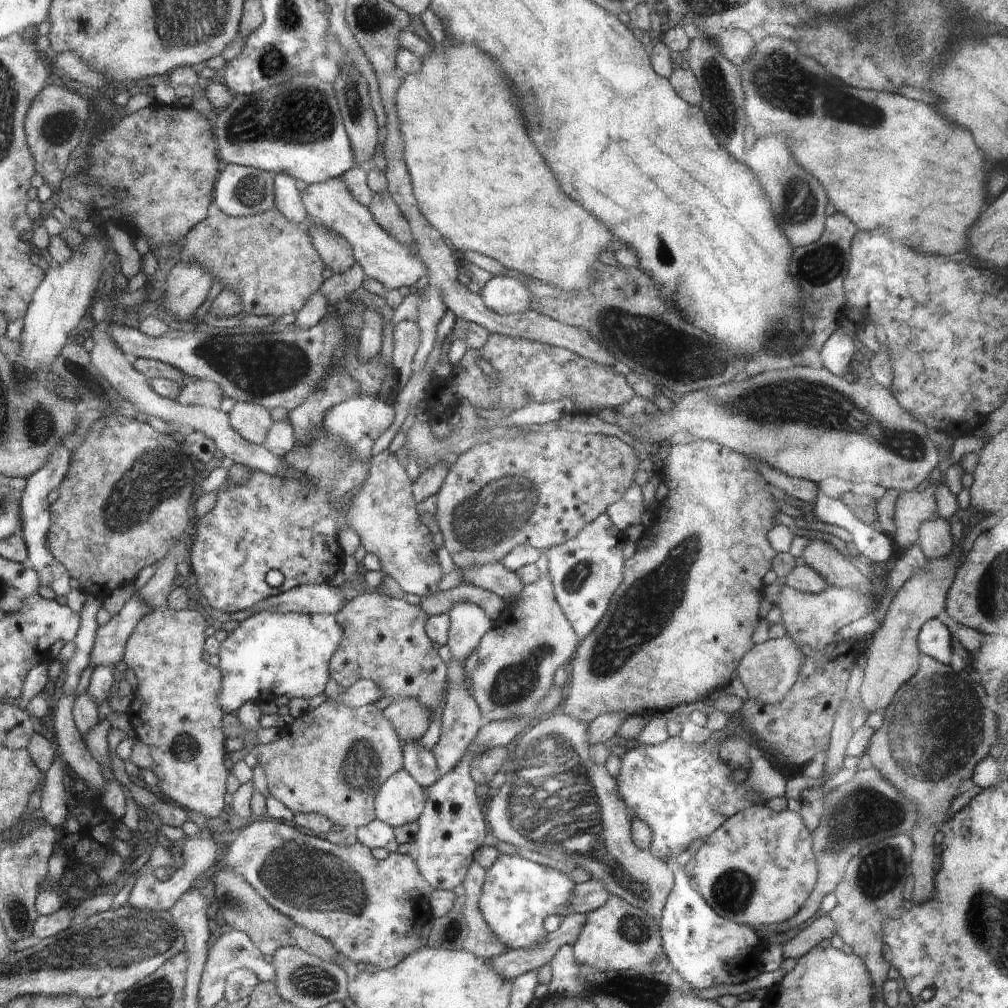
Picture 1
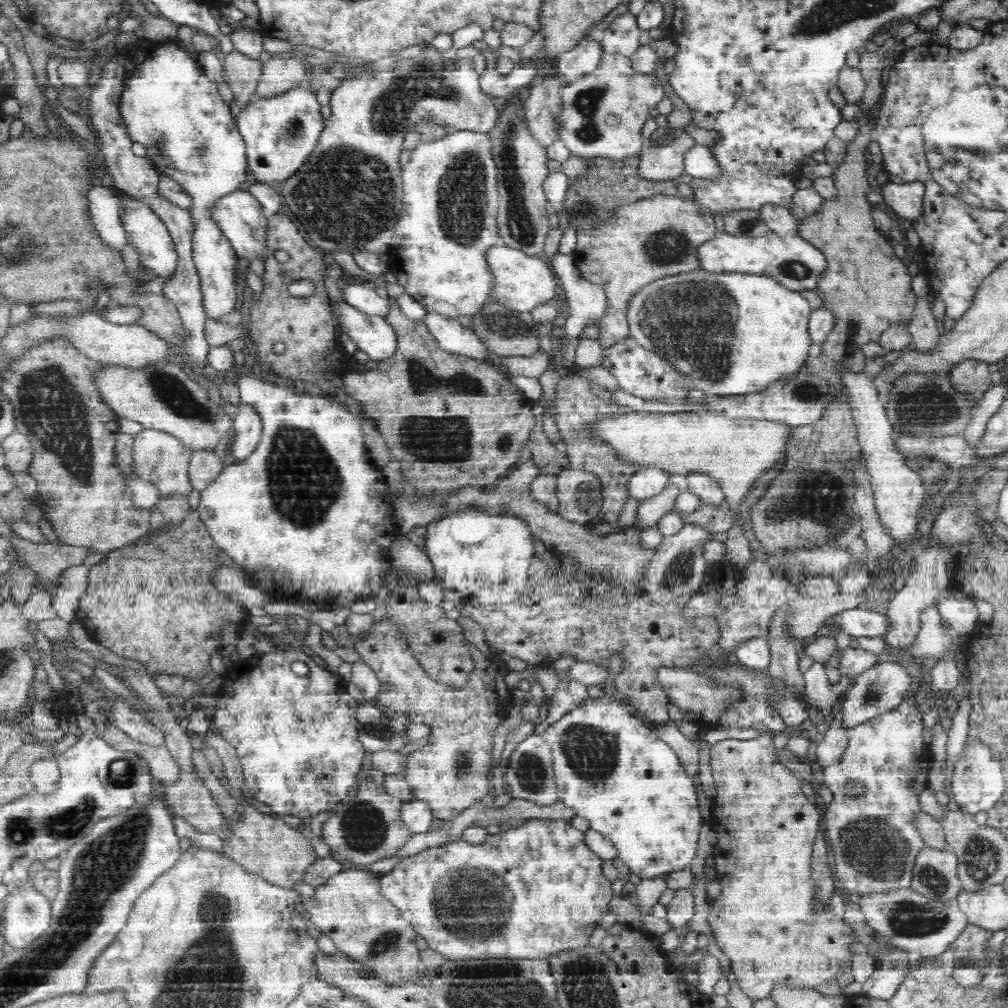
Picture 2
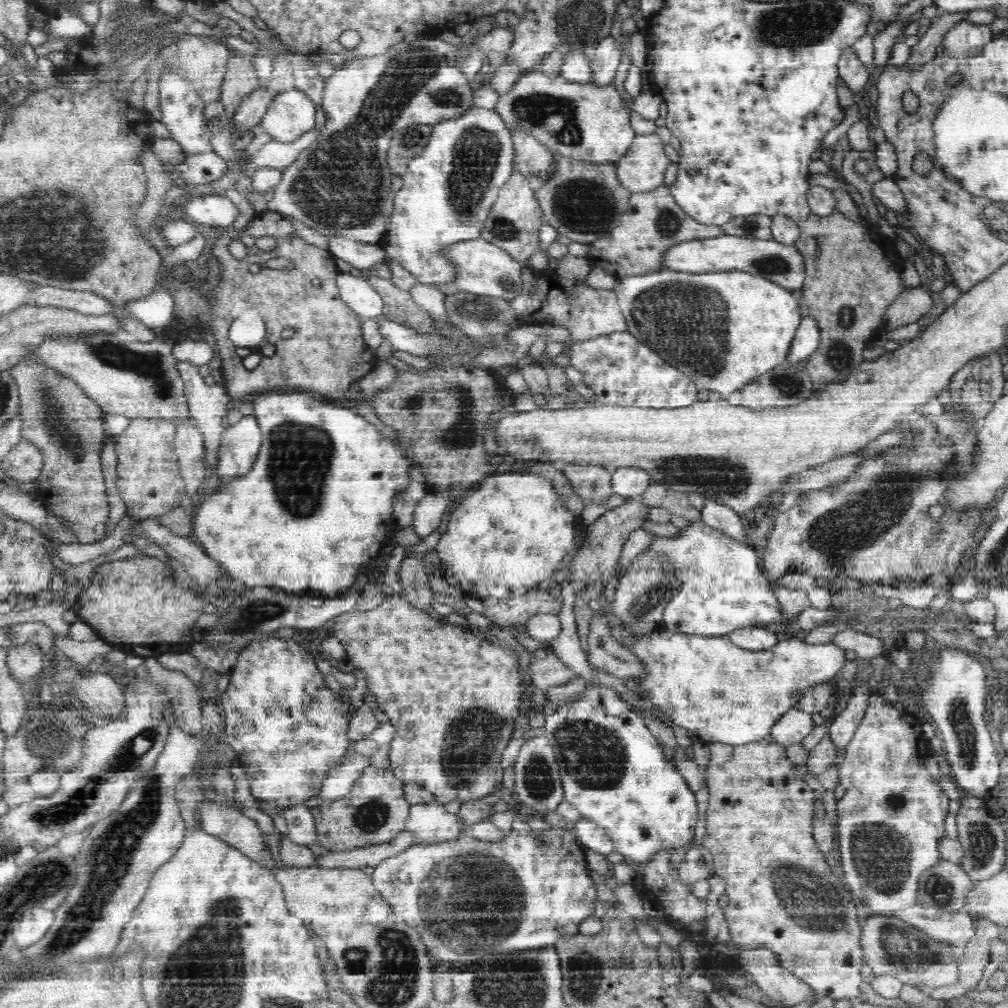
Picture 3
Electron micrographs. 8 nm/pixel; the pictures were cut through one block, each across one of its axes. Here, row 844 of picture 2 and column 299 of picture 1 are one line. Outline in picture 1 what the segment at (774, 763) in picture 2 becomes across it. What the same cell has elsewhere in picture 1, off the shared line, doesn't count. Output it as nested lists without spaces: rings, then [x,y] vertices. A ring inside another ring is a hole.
[[[326,701],[295,719],[291,726],[281,728],[278,740],[258,743],[254,752],[264,769],[269,794],[282,802],[293,815],[318,813],[350,832],[376,819],[375,798],[380,788],[392,774],[403,768],[403,746],[394,724],[386,718],[384,710],[371,705],[352,708]]]

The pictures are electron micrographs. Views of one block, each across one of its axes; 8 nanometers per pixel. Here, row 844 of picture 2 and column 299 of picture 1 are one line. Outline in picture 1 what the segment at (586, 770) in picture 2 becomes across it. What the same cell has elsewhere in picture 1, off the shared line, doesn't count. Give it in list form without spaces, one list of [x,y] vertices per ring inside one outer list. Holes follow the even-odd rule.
[[[259,611],[248,617],[222,642],[223,692],[220,702],[228,713],[236,713],[245,702],[259,704],[278,696],[314,698],[324,693],[330,678],[330,660],[342,640],[342,627],[335,614],[305,615]]]

